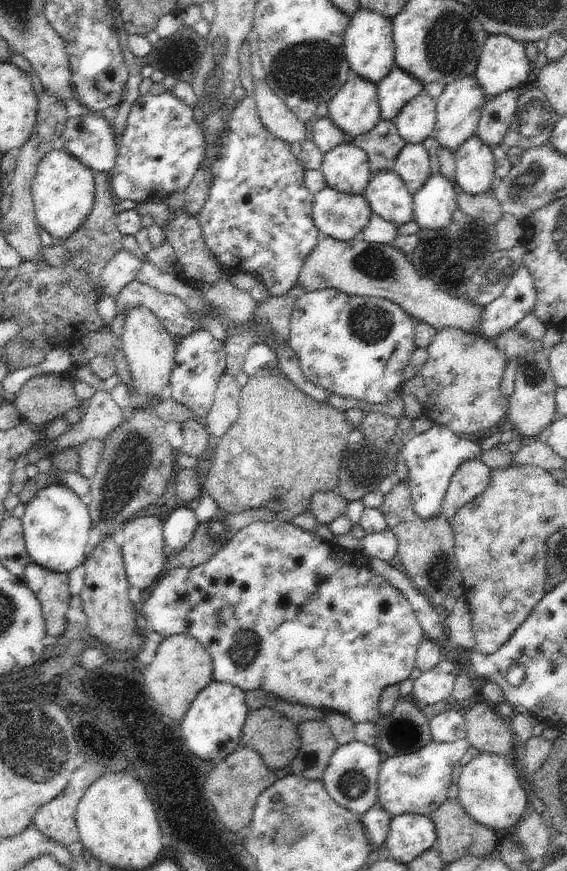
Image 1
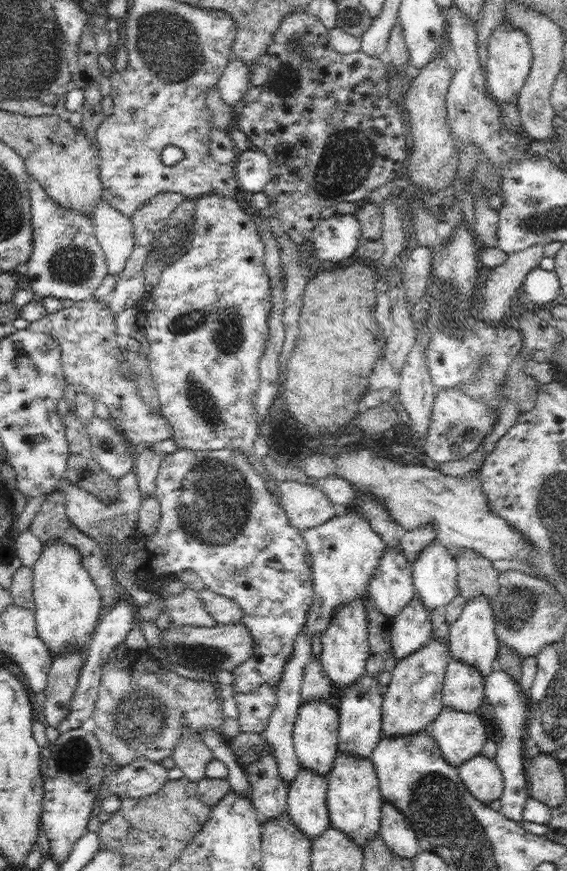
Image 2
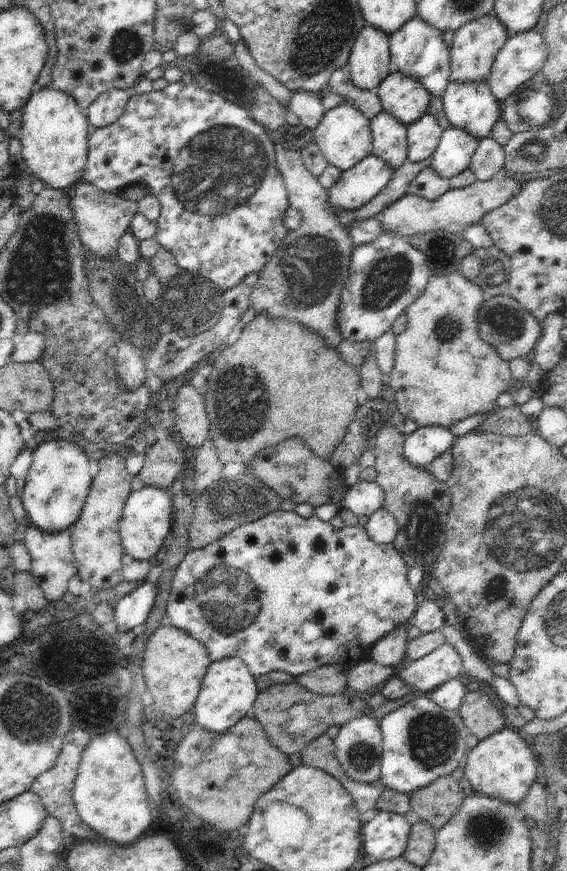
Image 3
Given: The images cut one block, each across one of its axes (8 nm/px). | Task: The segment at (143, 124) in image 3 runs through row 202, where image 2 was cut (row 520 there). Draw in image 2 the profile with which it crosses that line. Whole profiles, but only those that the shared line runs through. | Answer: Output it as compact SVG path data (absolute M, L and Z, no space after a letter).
M178 448L177 451L166 454L163 456L158 474L157 474L157 488L155 489L157 499L159 500L161 519L160 525L156 529L153 537L140 537L135 535L133 540L128 544L106 544L104 549L109 552L109 561L112 570L117 573L120 568L126 572L132 581L136 590L145 589L146 584L154 584L161 582L162 580L171 580L178 578L182 572L188 570L194 571L196 574L201 575L202 580L206 588L210 588L211 591L216 592L218 595L222 595L225 598L234 600L234 603L239 605L239 608L243 611L243 617L241 618L241 624L244 628L250 630L250 636L252 636L252 644L254 644L253 655L246 660L246 662L239 664L231 673L233 679L233 691L238 694L248 694L248 692L254 692L255 688L262 685L270 685L271 687L278 686L283 675L284 666L288 660L288 655L292 654L294 643L296 643L296 637L300 635L302 627L307 621L307 612L313 604L314 590L312 581L312 570L310 566L304 560L304 554L306 554L307 544L302 538L300 530L294 528L288 520L286 511L281 507L280 502L273 497L273 494L266 486L265 480L255 470L254 463L250 461L241 448L228 449L222 448L220 450L190 450L188 448Z

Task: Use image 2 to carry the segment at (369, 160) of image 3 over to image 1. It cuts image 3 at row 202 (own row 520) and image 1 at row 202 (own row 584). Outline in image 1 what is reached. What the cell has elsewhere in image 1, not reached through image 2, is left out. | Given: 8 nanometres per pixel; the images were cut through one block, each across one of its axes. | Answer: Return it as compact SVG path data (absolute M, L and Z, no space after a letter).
M324 188L314 195L312 218L321 237L350 241L364 231L372 210L364 194L346 194L334 188Z

